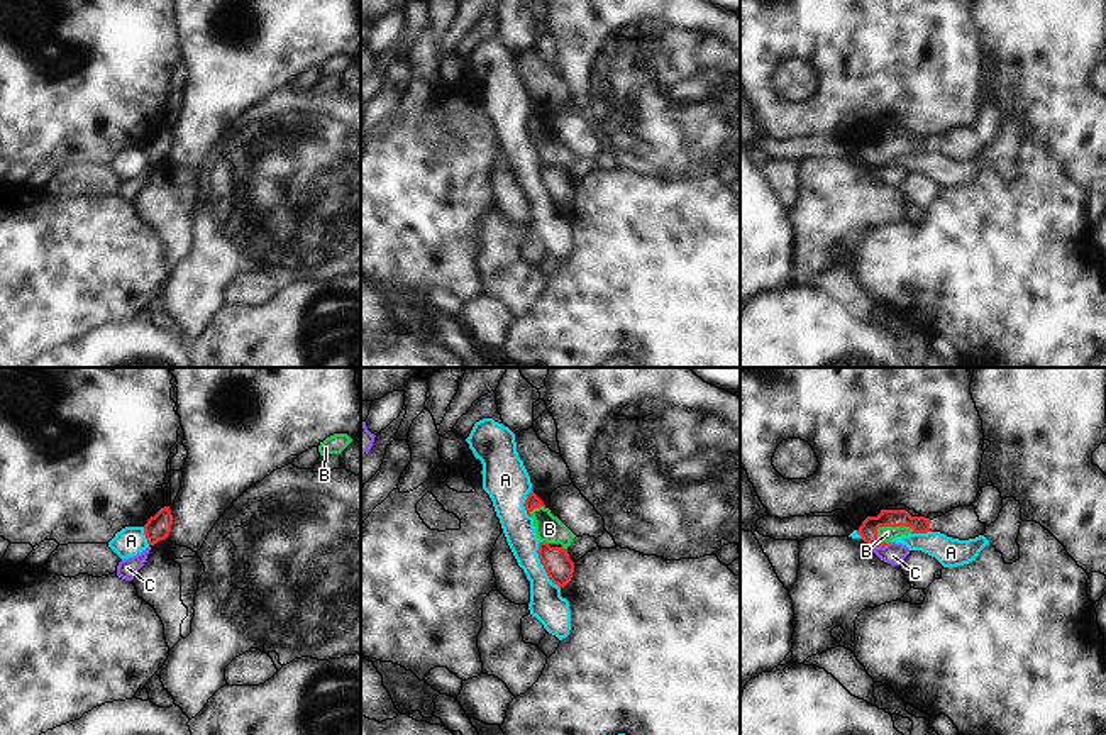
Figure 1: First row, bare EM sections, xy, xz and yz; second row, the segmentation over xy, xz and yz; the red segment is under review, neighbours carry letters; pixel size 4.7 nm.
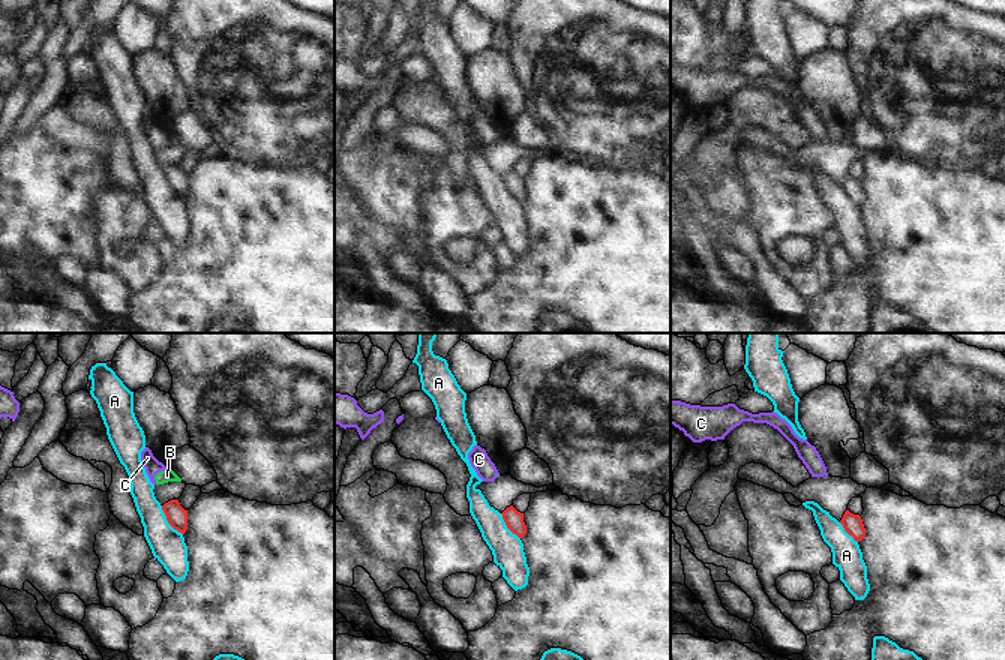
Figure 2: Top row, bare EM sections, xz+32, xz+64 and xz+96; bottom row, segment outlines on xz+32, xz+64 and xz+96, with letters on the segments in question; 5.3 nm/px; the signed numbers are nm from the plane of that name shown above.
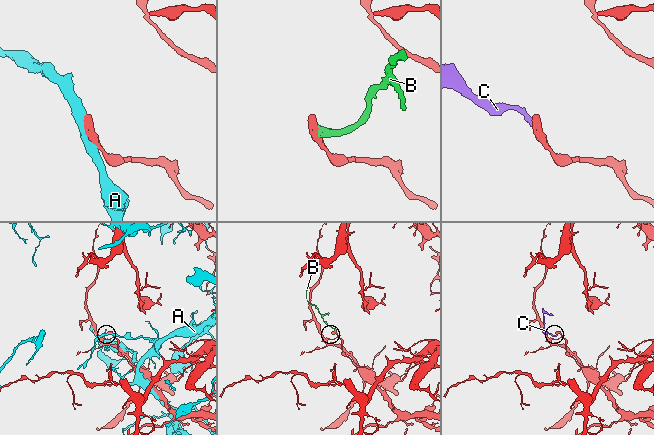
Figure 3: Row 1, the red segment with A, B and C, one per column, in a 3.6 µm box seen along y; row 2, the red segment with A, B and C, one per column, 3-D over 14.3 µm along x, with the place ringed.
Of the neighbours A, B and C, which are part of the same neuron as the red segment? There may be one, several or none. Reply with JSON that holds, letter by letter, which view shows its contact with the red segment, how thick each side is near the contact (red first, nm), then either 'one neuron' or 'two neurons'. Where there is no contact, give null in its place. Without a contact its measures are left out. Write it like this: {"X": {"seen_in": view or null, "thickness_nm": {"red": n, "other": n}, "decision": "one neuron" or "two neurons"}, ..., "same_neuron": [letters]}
{"A": {"seen_in": "xz", "thickness_nm": {"red": 140, "other": 160}, "decision": "two neurons"}, "B": {"seen_in": "yz", "thickness_nm": {"red": 90, "other": 80}, "decision": "two neurons"}, "C": {"seen_in": "yz", "thickness_nm": {"red": 90, "other": 100}, "decision": "two neurons"}, "same_neuron": []}

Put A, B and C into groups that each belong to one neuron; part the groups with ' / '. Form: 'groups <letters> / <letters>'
groups A / B C

